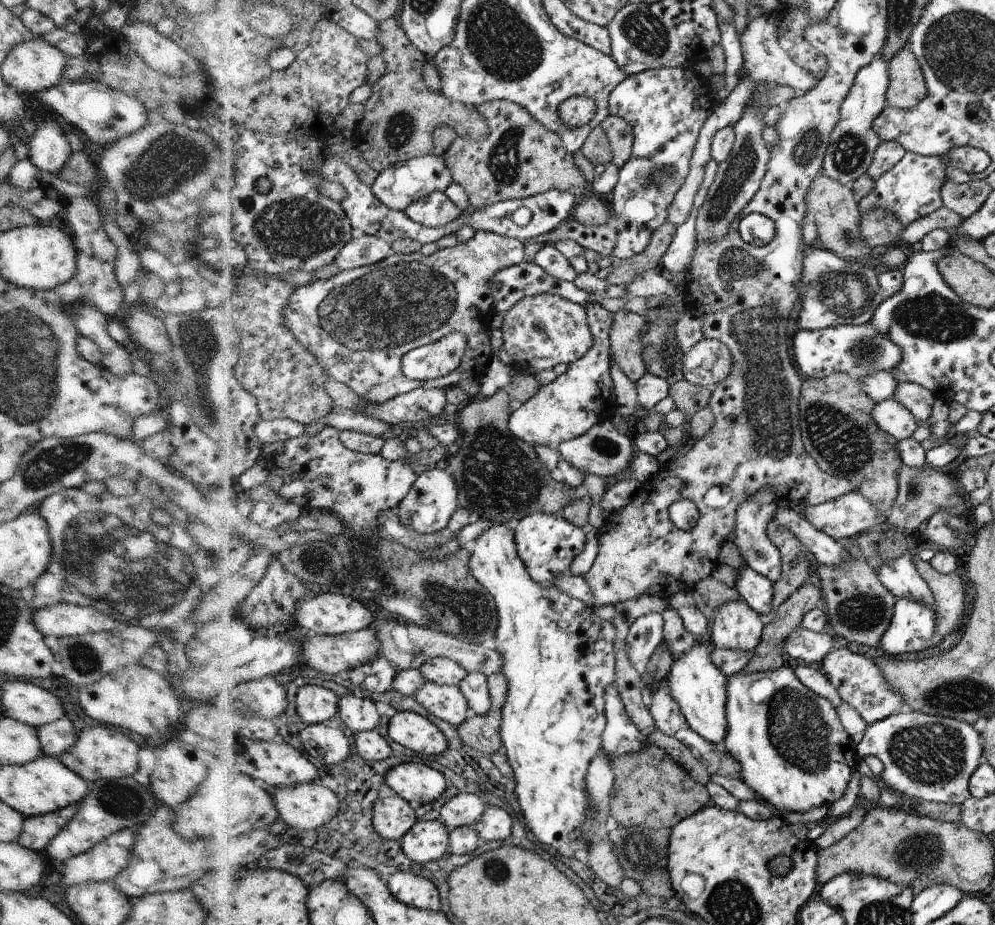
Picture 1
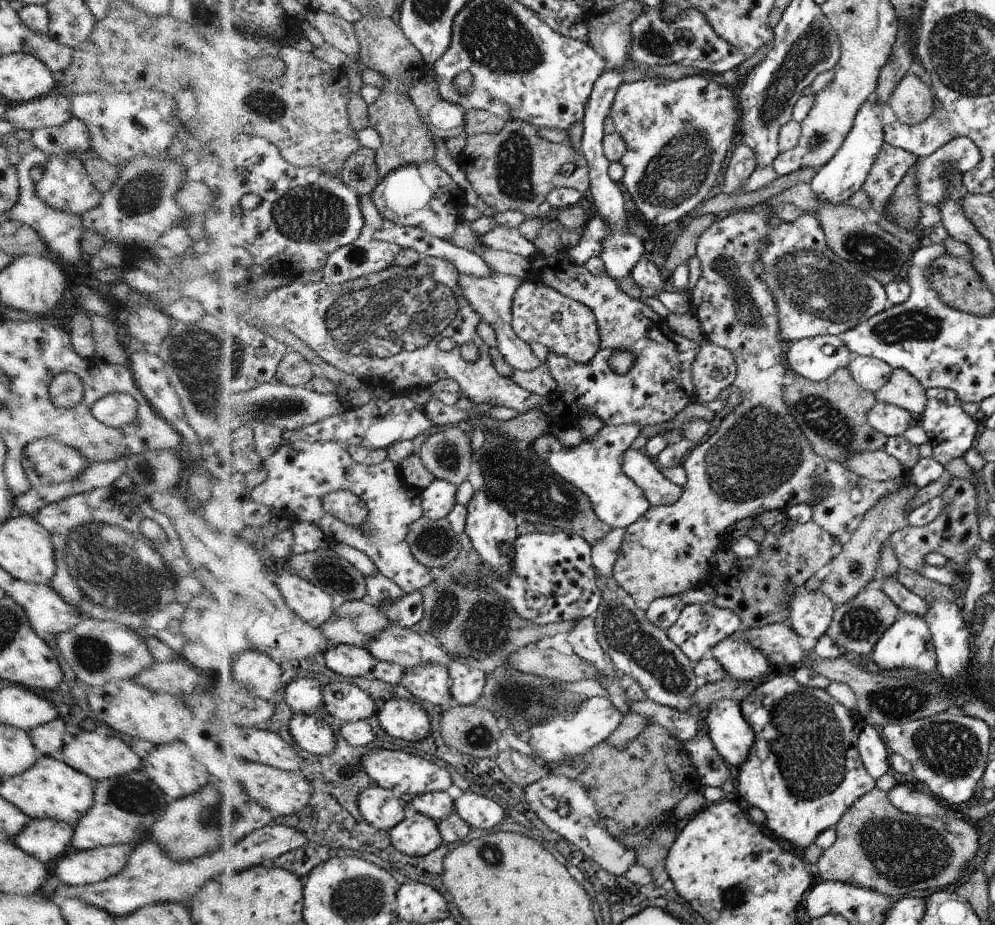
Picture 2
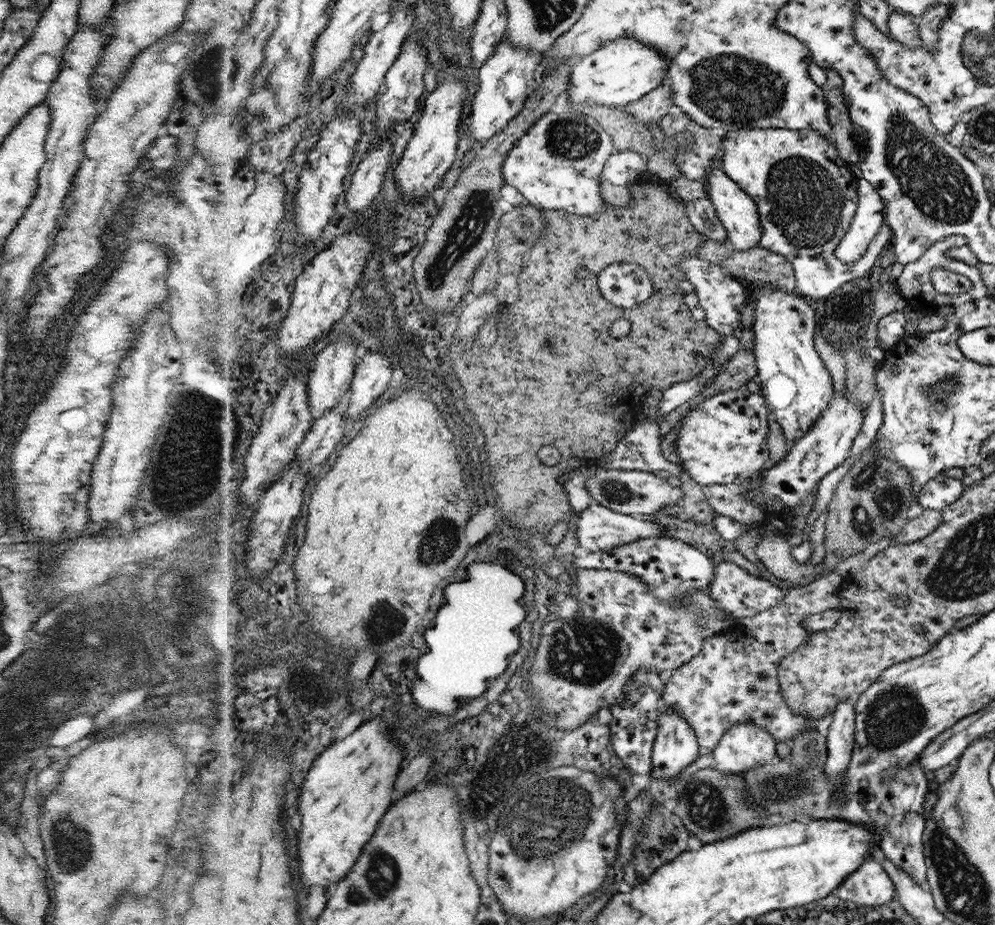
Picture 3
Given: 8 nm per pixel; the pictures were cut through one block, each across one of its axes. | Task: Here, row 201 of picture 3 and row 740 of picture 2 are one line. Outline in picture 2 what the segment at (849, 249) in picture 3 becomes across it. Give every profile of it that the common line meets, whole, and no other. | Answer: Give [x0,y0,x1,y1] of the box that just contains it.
[858,724,888,780]

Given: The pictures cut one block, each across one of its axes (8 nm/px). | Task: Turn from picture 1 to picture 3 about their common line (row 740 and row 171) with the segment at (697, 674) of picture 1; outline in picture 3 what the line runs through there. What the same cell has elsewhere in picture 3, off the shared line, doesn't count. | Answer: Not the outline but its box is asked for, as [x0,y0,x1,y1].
[704,162,762,251]

